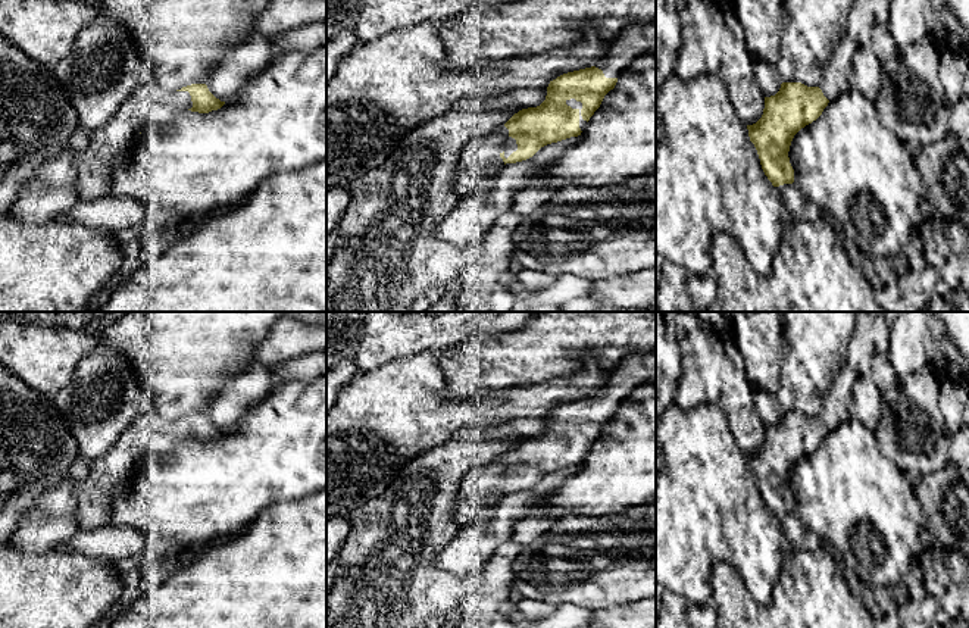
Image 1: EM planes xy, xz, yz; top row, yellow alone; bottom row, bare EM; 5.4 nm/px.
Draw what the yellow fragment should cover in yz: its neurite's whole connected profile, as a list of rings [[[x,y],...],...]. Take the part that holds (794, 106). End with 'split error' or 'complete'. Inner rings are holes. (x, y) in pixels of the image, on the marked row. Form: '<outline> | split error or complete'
[[[782,82],[775,96],[765,97],[762,118],[747,125],[762,169],[773,187],[794,182],[788,151],[794,135],[816,121],[829,100],[819,87]]] | complete

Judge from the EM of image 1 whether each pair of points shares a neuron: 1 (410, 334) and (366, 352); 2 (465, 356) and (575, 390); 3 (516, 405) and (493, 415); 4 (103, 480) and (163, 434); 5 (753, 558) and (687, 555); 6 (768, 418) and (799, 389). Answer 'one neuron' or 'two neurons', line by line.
1: one neuron
2: two neurons
3: one neuron
4: one neuron
5: one neuron
6: two neurons

